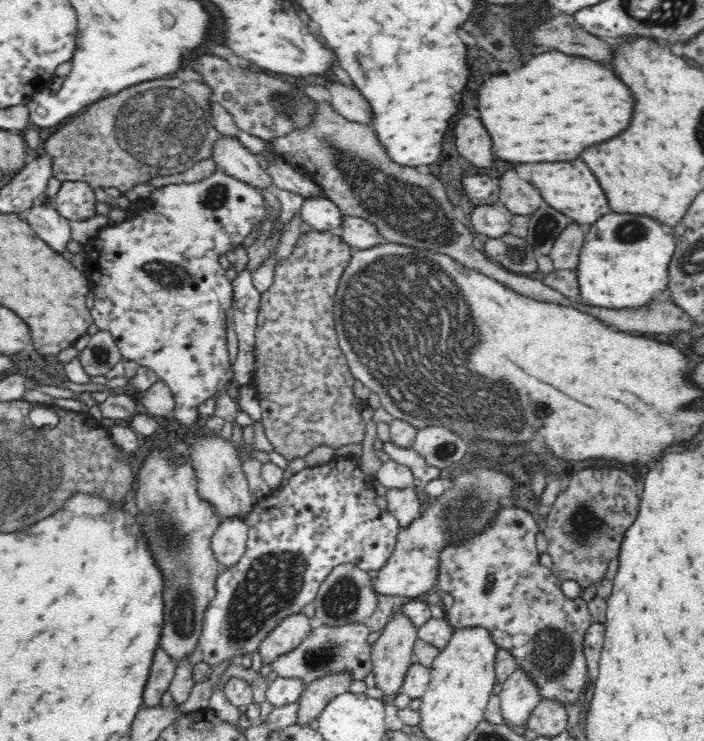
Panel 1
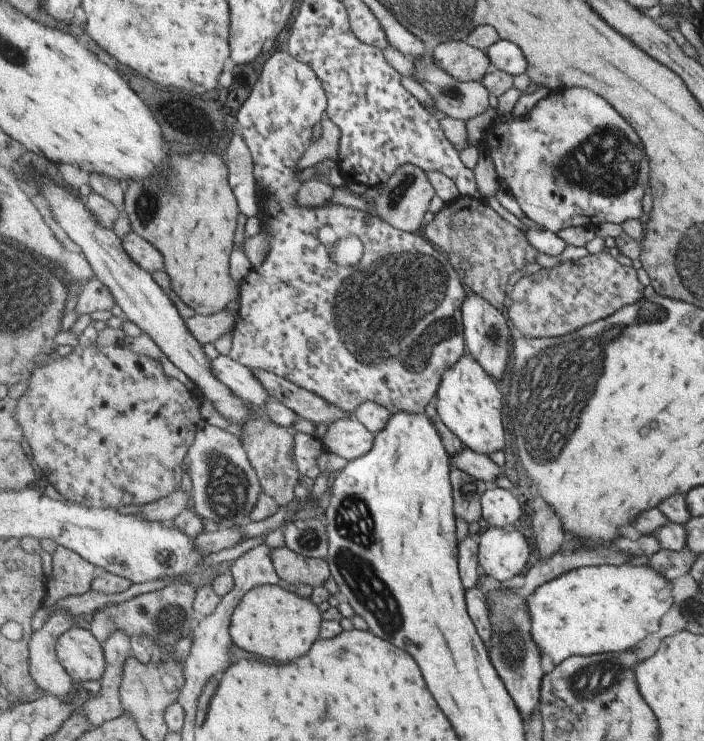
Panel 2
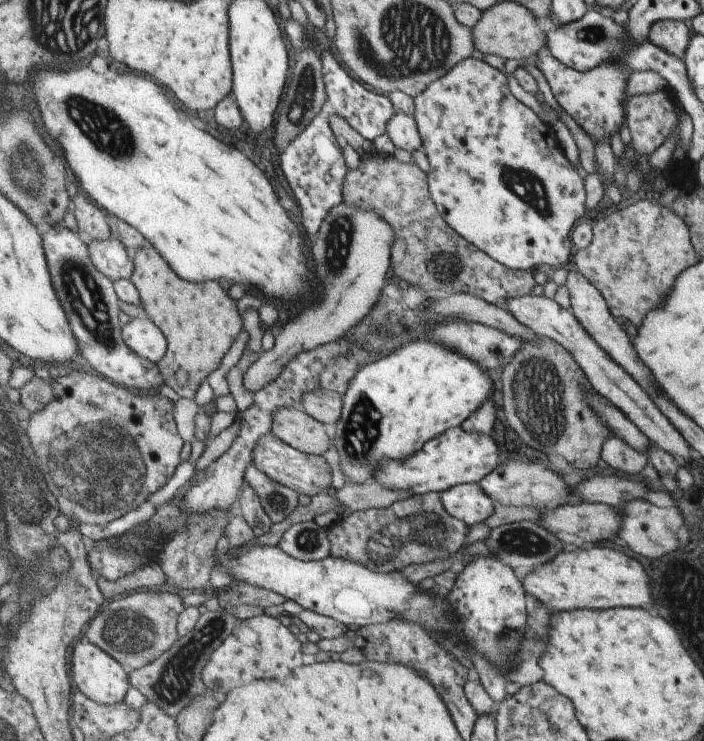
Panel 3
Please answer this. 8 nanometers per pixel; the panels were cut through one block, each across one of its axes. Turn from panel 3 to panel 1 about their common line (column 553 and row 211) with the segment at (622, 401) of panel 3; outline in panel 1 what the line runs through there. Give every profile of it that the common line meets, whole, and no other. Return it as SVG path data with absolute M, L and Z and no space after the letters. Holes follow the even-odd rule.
M325 196L310 197L303 201L298 213L301 222L310 224L314 231L329 231L340 226L343 216L338 207Z

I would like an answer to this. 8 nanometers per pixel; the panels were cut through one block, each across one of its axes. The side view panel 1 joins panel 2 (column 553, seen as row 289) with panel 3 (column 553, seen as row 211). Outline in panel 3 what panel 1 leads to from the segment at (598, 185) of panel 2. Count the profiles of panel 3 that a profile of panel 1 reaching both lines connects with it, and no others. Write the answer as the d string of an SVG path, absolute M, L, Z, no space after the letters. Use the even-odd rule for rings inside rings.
M473 57L467 58L460 65L452 68L451 72L441 80L433 82L423 94L416 96L415 104L417 112L415 112L414 117L422 136L423 147L431 164L431 170L427 173L429 190L432 191L433 200L440 208L449 226L453 227L465 240L477 246L479 250L483 250L491 258L509 268L530 270L537 269L538 266L551 266L553 269L563 266L573 254L572 231L576 228L575 224L581 220L581 216L590 214L585 208L586 195L583 178L581 178L581 174L577 172L575 166L567 160L565 152L557 142L557 136L555 136L551 124L543 122L531 108L525 106L523 102L519 102L511 94L507 75L501 70L493 68L487 62L476 60Z

